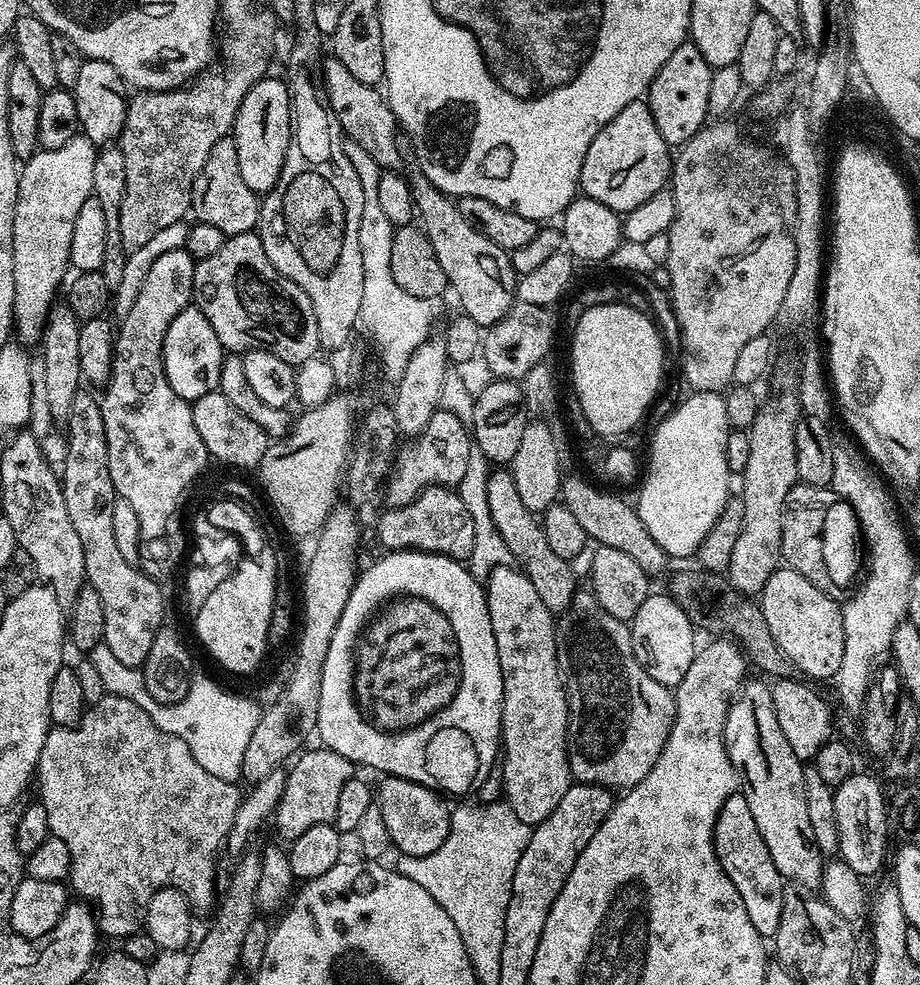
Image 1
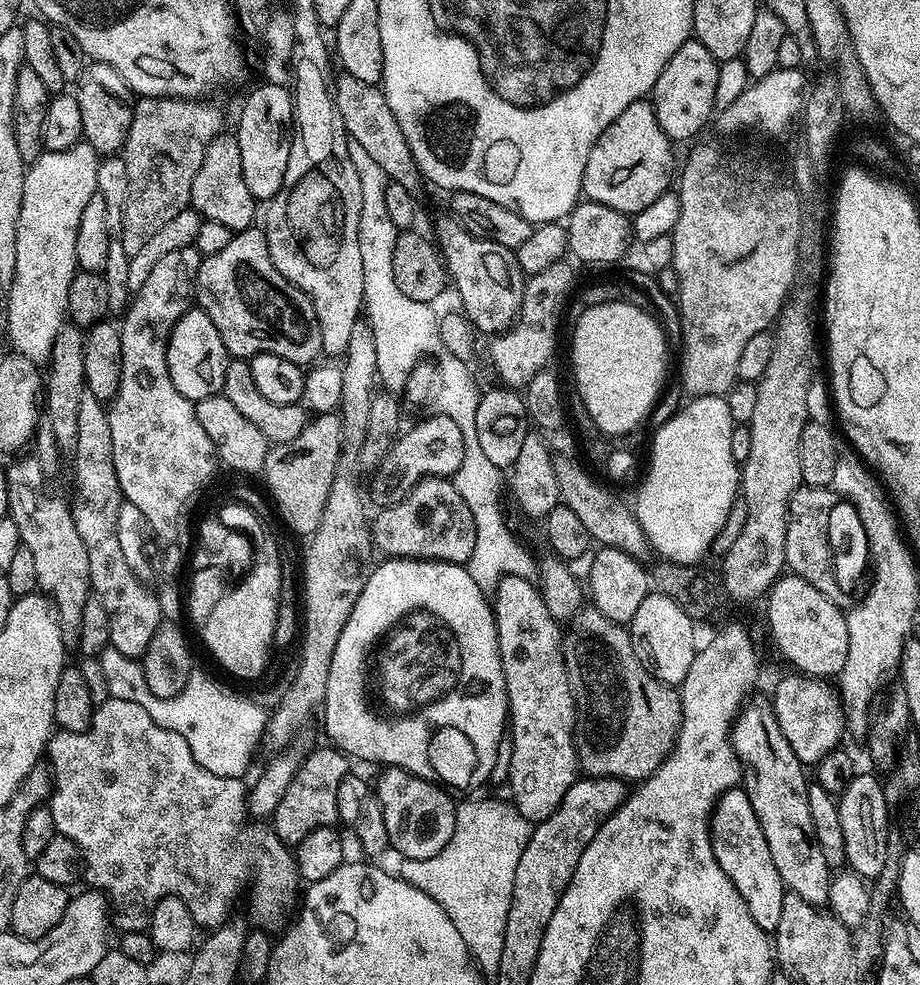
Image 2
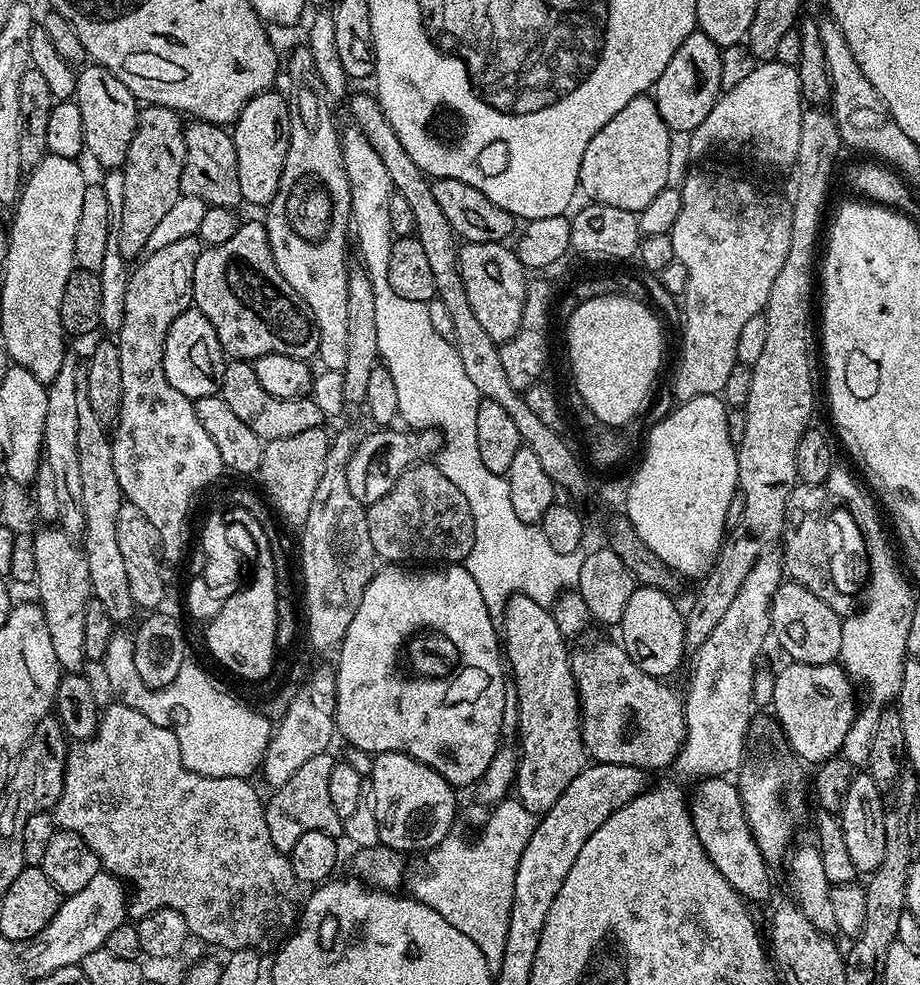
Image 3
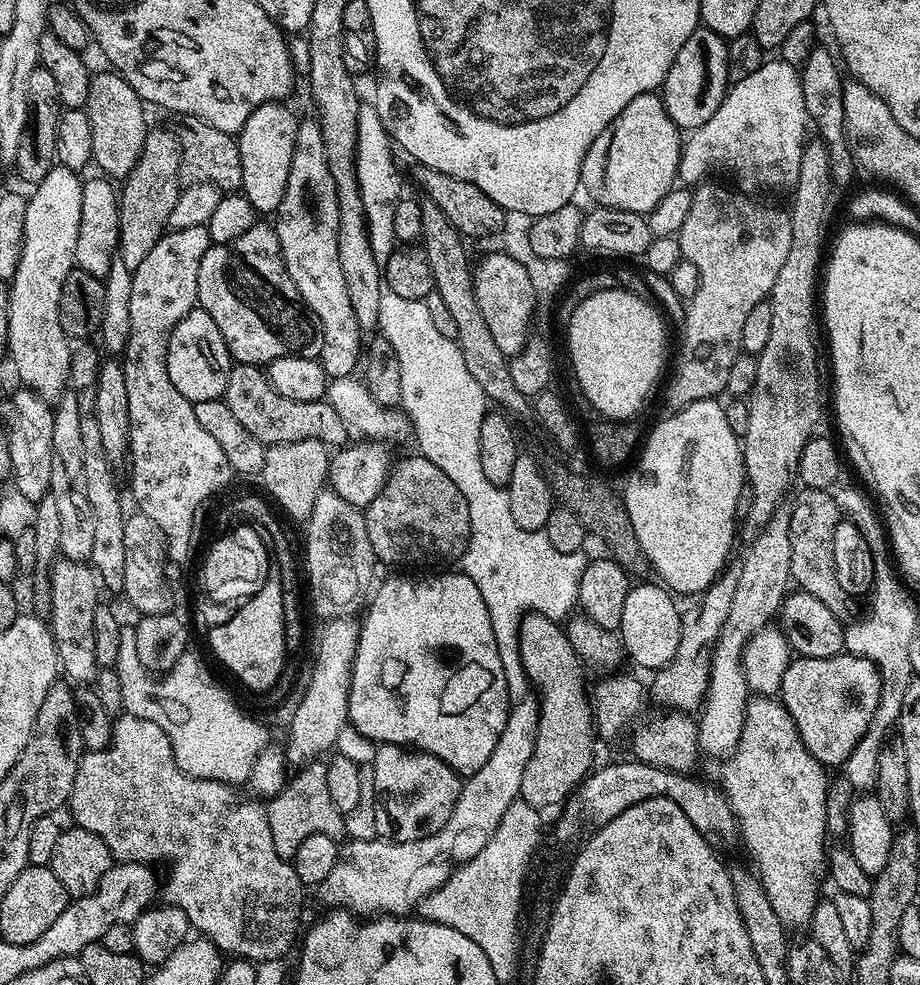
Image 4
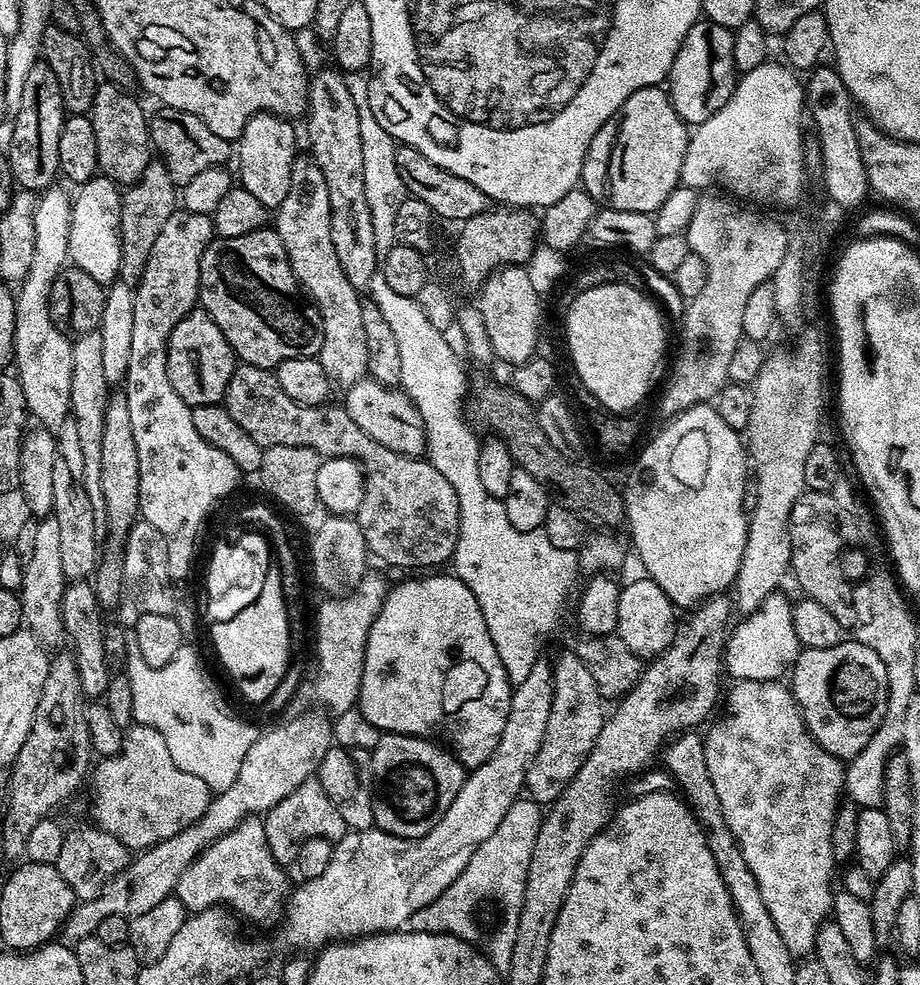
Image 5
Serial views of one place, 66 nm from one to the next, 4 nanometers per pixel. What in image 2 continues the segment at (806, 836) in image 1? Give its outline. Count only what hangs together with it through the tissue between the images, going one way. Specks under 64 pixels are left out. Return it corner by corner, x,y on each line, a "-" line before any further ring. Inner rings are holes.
767,699
755,700
745,703
741,708
740,715
733,723
730,737
730,745
732,744
733,748
731,751
742,769
744,793
750,798
750,806
754,806
754,814
758,814
758,822
770,846
770,858
774,858
774,866
778,866
778,874
782,874
785,889
798,894
798,898
811,904
827,905
834,872
826,866
826,857
818,847
814,822
810,822
810,802
808,801
810,780
809,777
804,777
805,765
801,764
794,750
790,750
790,742
786,742
786,734
782,734
782,726
778,726
771,703

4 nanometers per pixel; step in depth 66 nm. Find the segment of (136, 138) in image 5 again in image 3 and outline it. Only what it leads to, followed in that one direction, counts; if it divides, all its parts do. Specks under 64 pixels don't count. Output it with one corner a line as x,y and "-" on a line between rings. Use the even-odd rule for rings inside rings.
92,62
79,69
74,99
78,110
82,110
87,155
92,155
101,164
101,169
123,169
126,154
130,154
130,142
134,142
134,130
141,113
136,96
128,89
126,82
119,80
100,64

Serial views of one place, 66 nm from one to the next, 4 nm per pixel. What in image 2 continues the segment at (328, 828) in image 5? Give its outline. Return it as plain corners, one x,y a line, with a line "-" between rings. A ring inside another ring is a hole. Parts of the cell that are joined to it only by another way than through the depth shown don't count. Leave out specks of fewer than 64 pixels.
335,746
316,748
308,757
299,761
293,781
286,787
286,794
270,815
270,827
283,844
295,846
310,834
310,830
331,828
340,820
338,814
338,782
349,775
349,757

